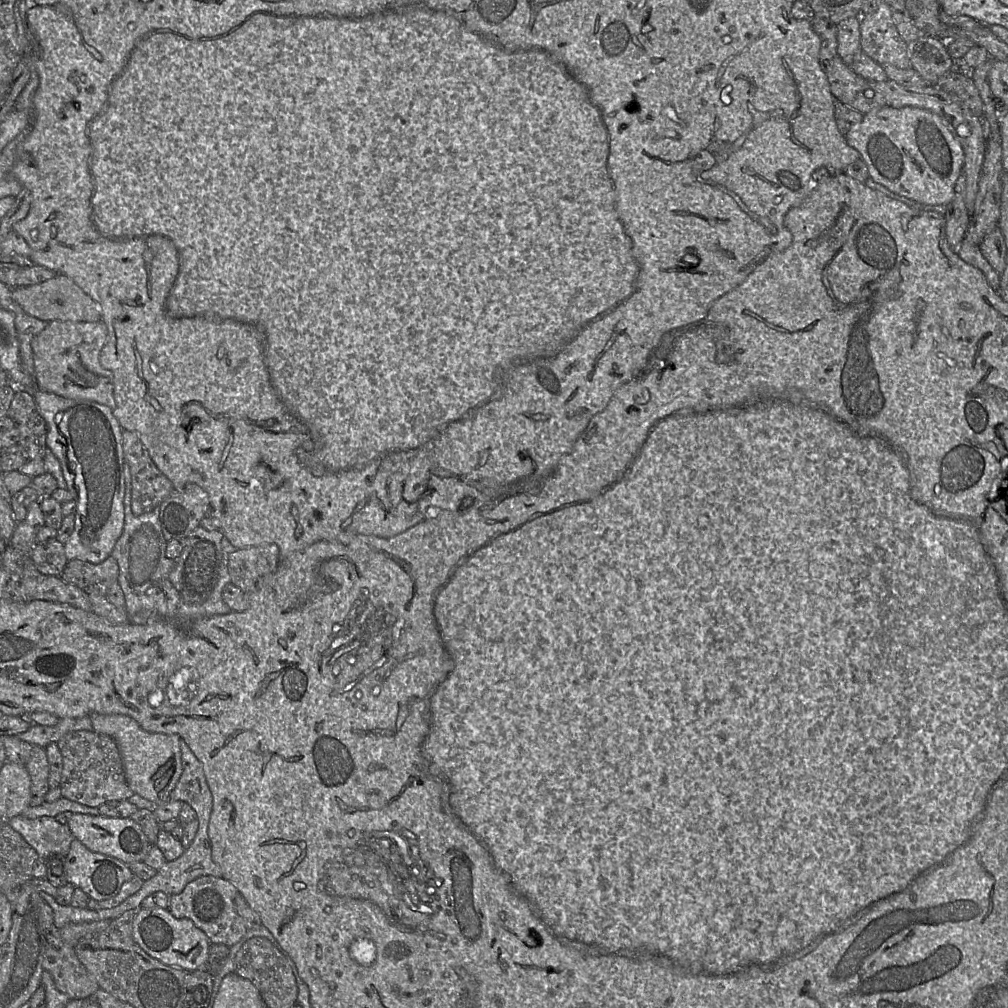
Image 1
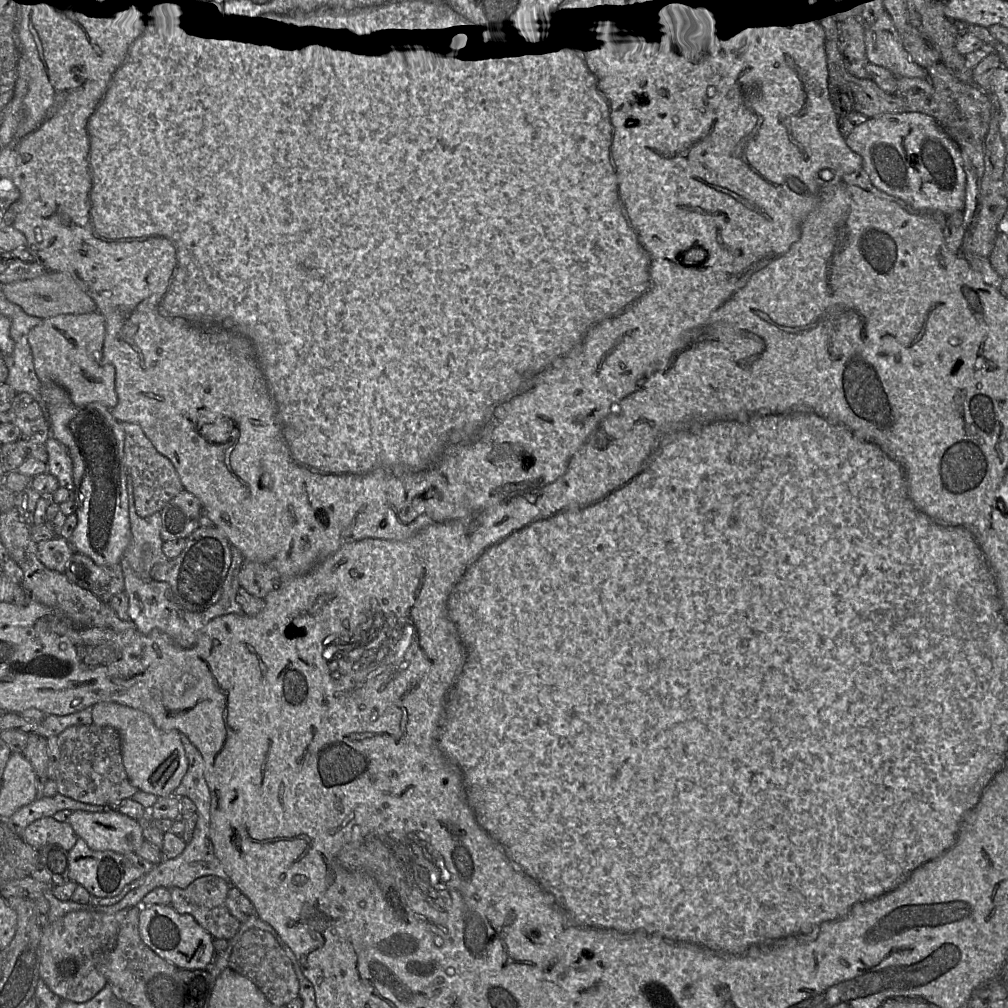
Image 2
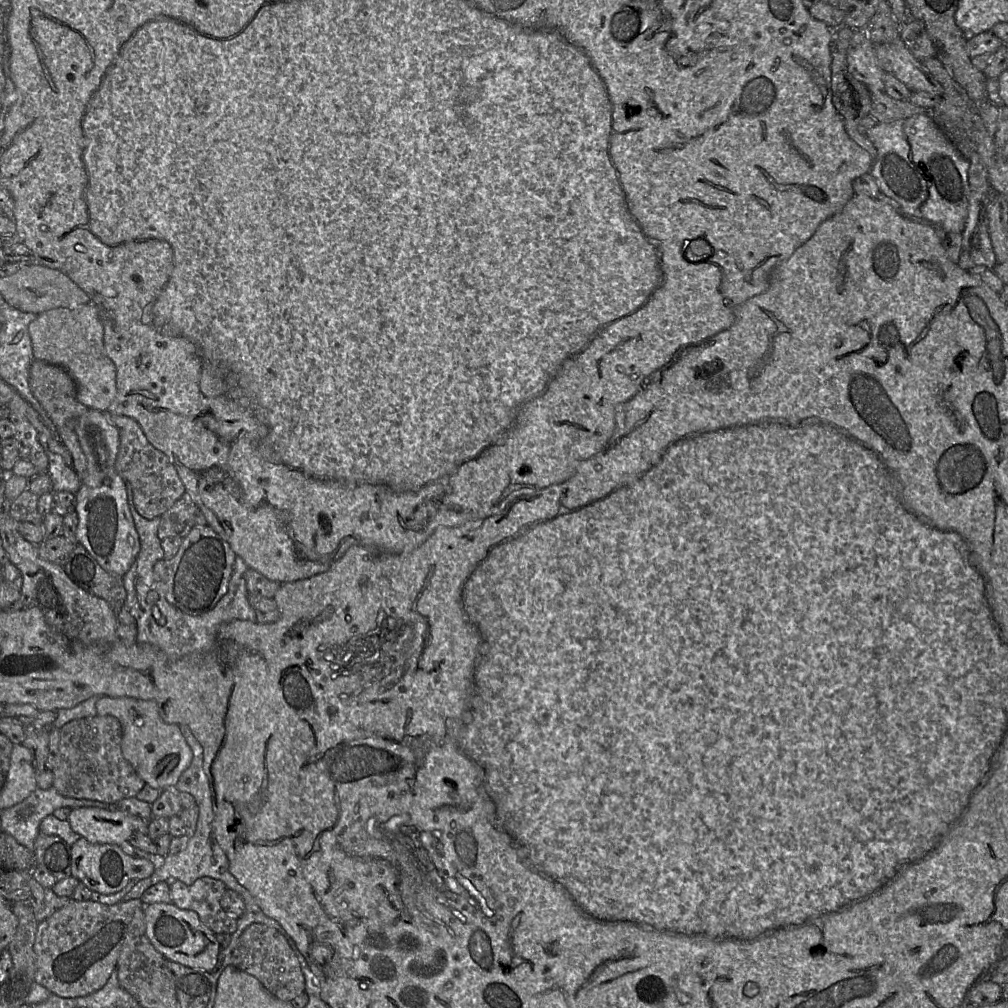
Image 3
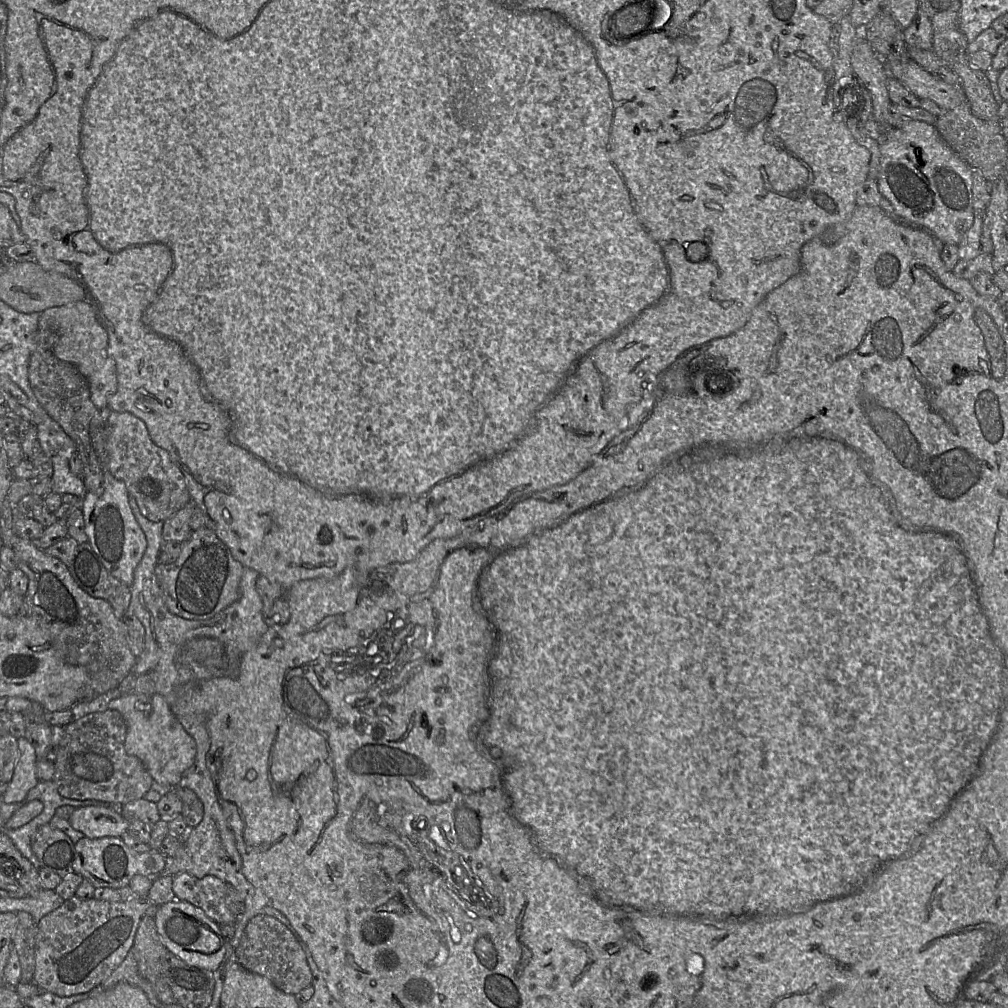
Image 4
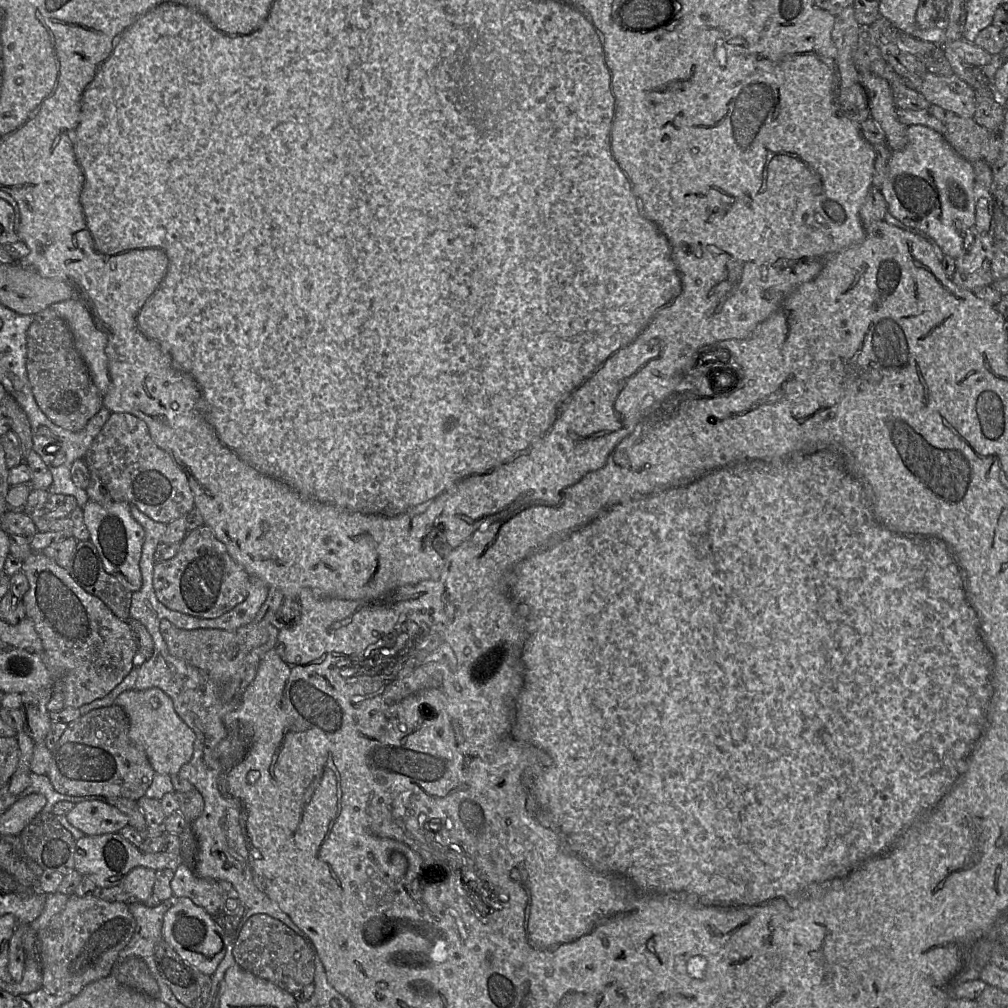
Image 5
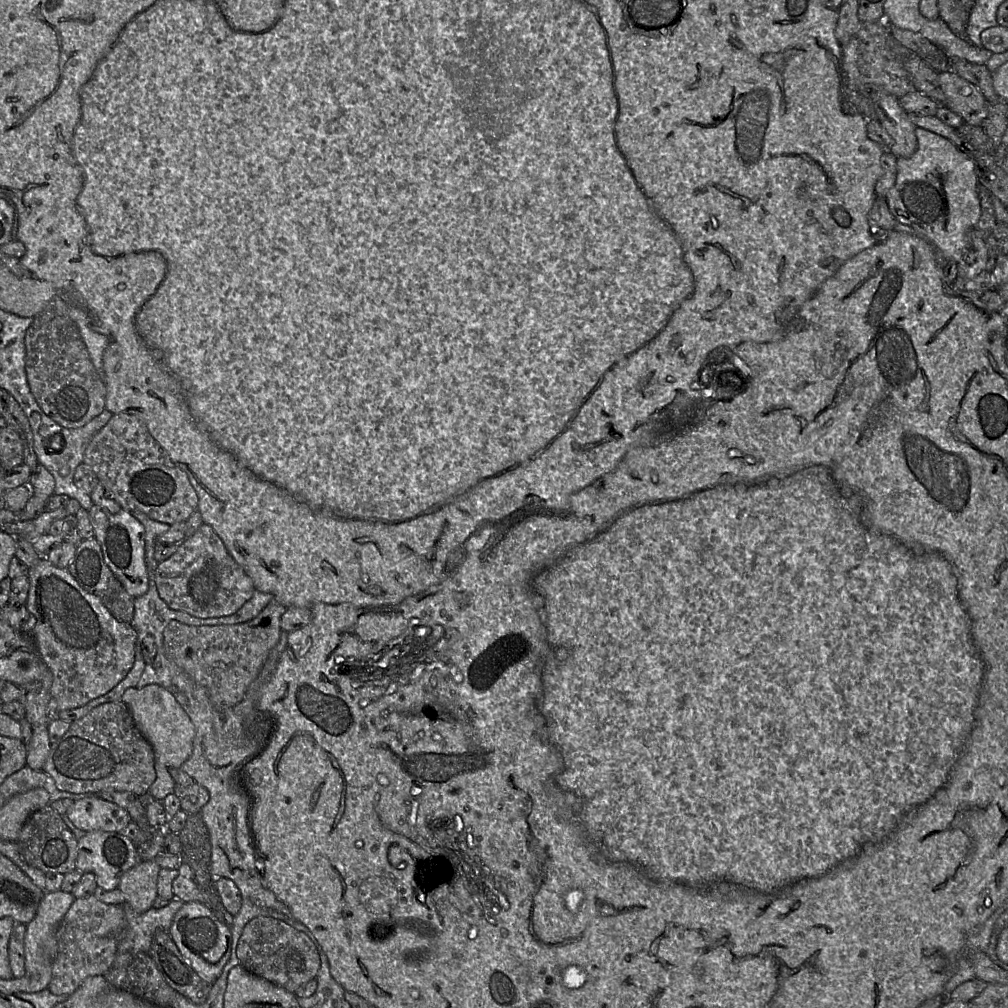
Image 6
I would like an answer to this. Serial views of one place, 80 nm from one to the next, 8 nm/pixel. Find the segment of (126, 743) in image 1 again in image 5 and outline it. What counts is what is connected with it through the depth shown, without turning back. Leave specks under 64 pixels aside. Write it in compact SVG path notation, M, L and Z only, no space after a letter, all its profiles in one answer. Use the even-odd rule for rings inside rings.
M159 688L122 692L114 704L123 708L129 721L129 739L142 748L158 774L175 775L193 755L195 733L176 713L172 699Z

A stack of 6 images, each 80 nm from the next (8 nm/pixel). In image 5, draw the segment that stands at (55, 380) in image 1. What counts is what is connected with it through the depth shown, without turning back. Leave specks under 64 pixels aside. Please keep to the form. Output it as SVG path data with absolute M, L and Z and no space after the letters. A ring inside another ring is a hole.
M77 295L70 300L53 303L50 307L70 326L75 347L85 361L94 384L104 395L111 384L106 354L107 333L99 328L91 312Z

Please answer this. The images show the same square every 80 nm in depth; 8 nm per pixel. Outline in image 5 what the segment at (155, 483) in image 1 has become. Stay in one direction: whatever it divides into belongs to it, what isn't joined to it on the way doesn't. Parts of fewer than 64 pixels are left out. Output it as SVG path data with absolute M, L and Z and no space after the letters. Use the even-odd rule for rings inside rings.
M111 412L84 460L107 487L113 501L135 504L152 520L170 523L195 507L186 472L153 441L144 420L126 412Z

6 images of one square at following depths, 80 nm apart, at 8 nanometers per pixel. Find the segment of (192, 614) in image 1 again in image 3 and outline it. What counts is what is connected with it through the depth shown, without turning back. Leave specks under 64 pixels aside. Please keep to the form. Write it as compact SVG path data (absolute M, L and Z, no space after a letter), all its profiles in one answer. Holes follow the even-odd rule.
M126 482L126 488L129 509L141 545L134 563L123 577L127 592L126 604L136 620L137 642L154 646L164 652L170 659L176 660L186 655L202 654L209 651L215 644L218 629L223 623L234 620L257 622L256 613L248 600L249 593L244 578L244 574L249 567L240 556L236 556L227 593L209 612L201 615L189 615L167 601L167 585L162 580L157 579L153 572L154 564L164 558L162 540L158 536L161 517L153 519L142 517L135 507L131 484Z

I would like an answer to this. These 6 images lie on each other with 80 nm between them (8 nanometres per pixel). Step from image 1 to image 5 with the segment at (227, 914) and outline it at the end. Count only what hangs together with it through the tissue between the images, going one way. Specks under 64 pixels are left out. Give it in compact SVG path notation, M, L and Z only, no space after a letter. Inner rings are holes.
M185 864L174 866L171 889L174 899L188 898L211 916L223 912L223 896L217 880L200 878Z

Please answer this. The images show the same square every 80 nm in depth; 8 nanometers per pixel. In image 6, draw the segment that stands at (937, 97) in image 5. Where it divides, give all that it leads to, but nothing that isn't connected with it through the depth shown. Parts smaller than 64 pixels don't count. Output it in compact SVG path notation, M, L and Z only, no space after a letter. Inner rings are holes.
M952 70L938 73L938 81L945 95L943 105L960 115L965 123L981 126L990 103L978 88Z

